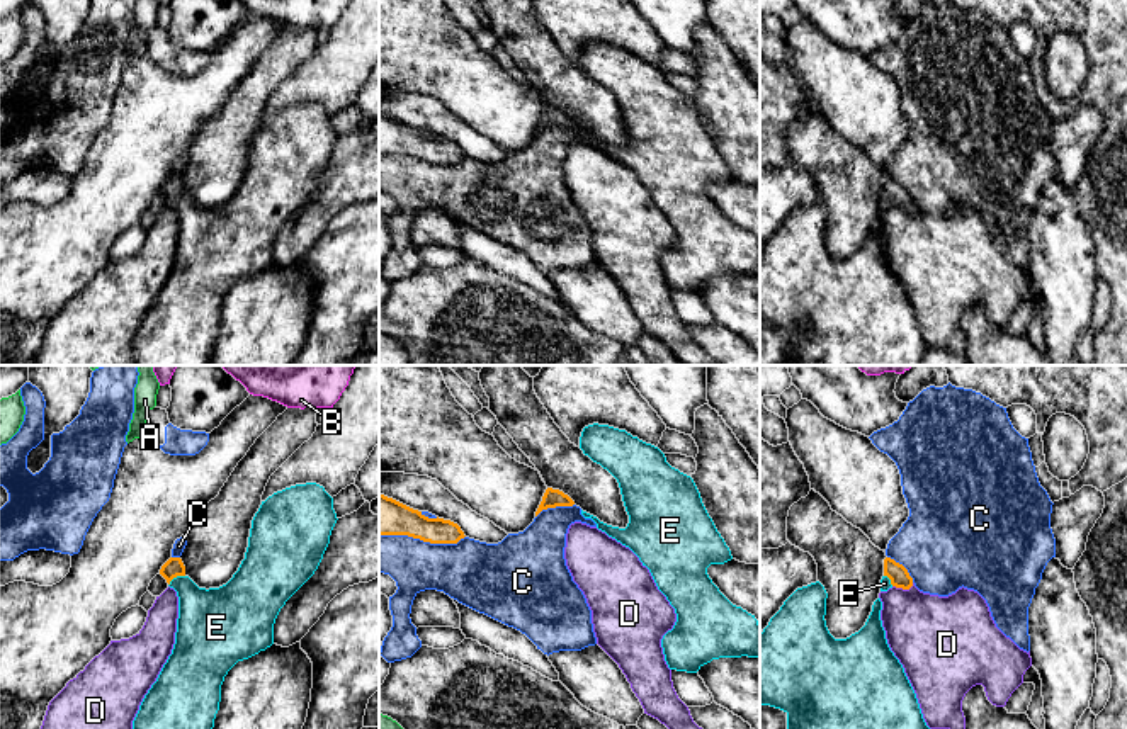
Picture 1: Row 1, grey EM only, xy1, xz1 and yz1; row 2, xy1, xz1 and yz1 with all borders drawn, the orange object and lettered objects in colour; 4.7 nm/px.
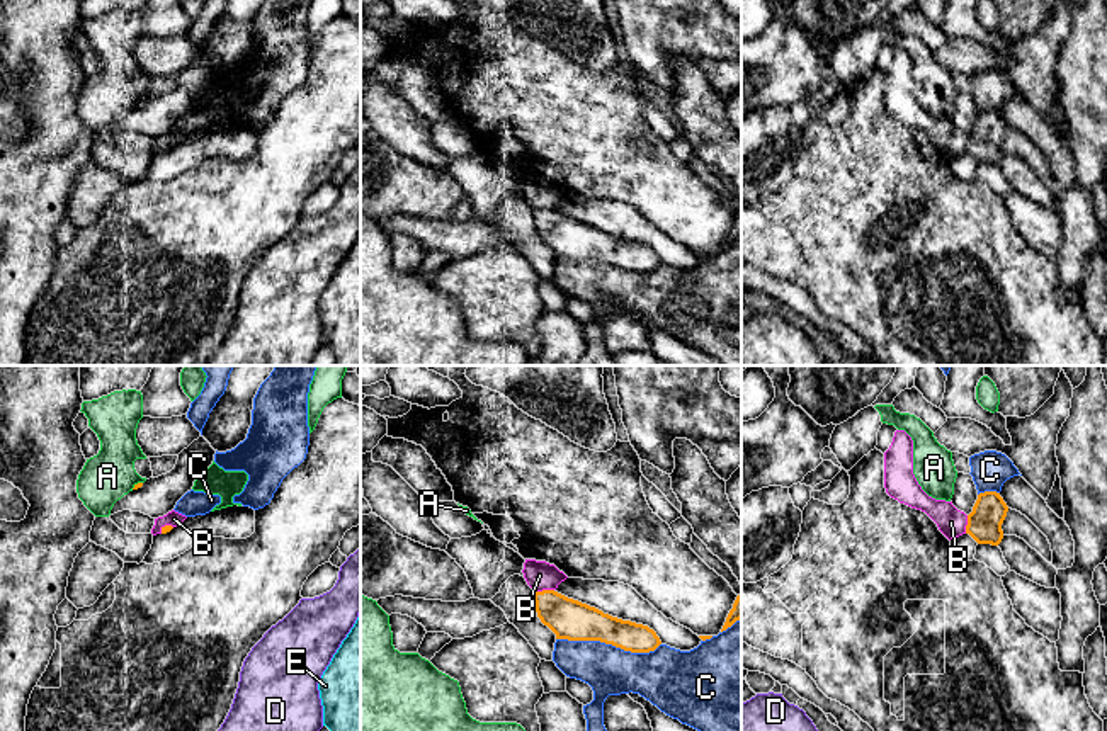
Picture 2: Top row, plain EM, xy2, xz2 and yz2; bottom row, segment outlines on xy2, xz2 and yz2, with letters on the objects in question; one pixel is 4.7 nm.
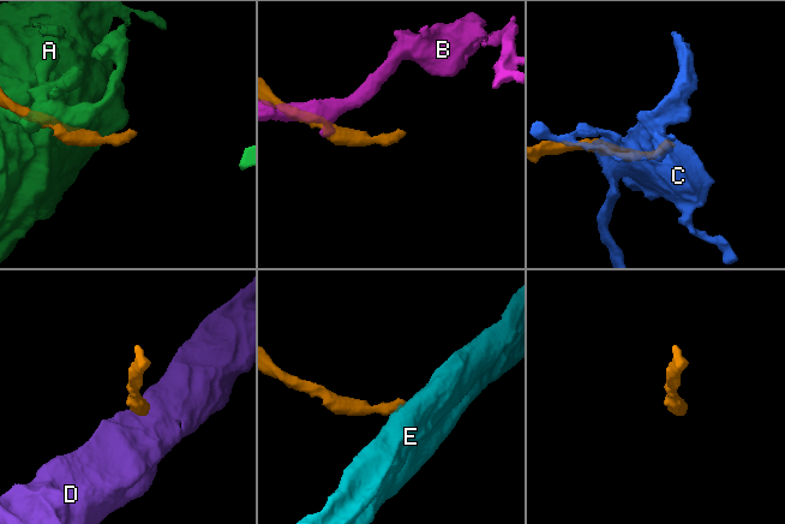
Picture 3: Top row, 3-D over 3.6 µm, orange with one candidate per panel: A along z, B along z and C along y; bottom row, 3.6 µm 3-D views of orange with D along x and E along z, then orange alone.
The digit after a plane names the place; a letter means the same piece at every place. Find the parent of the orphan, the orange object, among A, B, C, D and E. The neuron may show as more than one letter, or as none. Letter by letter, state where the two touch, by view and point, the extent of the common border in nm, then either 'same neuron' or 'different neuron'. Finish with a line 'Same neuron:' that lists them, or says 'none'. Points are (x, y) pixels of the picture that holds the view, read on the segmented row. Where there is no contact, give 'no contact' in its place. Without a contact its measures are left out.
A: xy2 (138, 483) | 70 nm | different neuron
B: xz2 (543, 590) | 100 nm | different neuron
C: xz2 (609, 643) | 500 nm | different neuron
D: yz1 (903, 588) | 110 nm | different neuron
E: xy1 (175, 576) | 90 nm | same neuron
Same neuron: E

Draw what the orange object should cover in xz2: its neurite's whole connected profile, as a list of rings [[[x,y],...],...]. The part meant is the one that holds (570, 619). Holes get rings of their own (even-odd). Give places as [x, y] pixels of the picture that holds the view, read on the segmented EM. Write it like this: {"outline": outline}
{"outline": [[[554,590],[534,592],[536,612],[556,639],[600,641],[631,653],[655,651],[661,641],[653,629],[622,620]]]}

